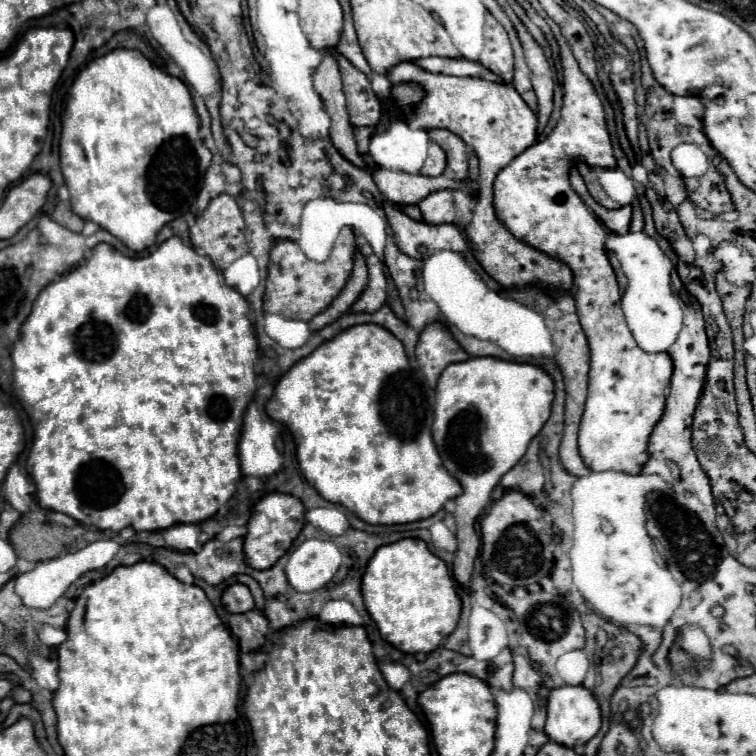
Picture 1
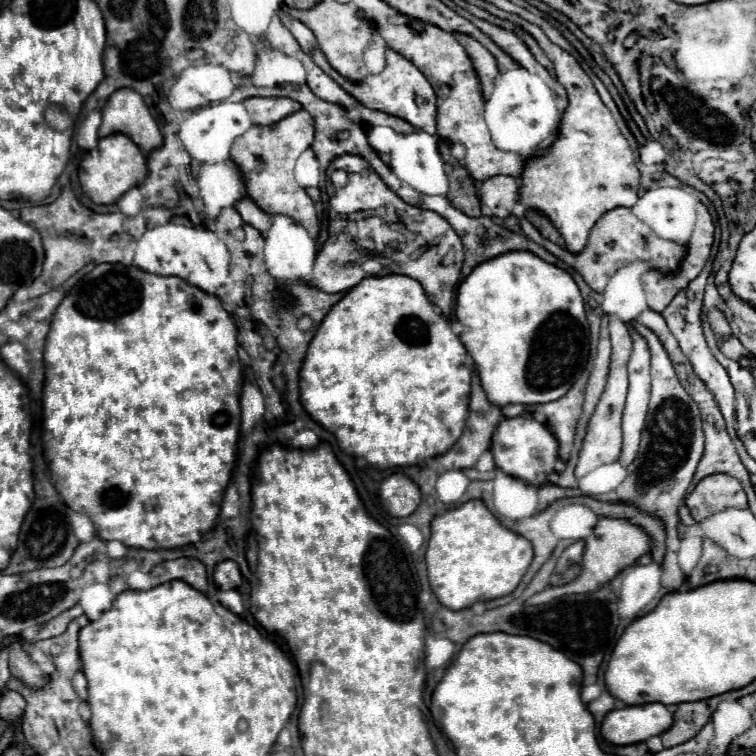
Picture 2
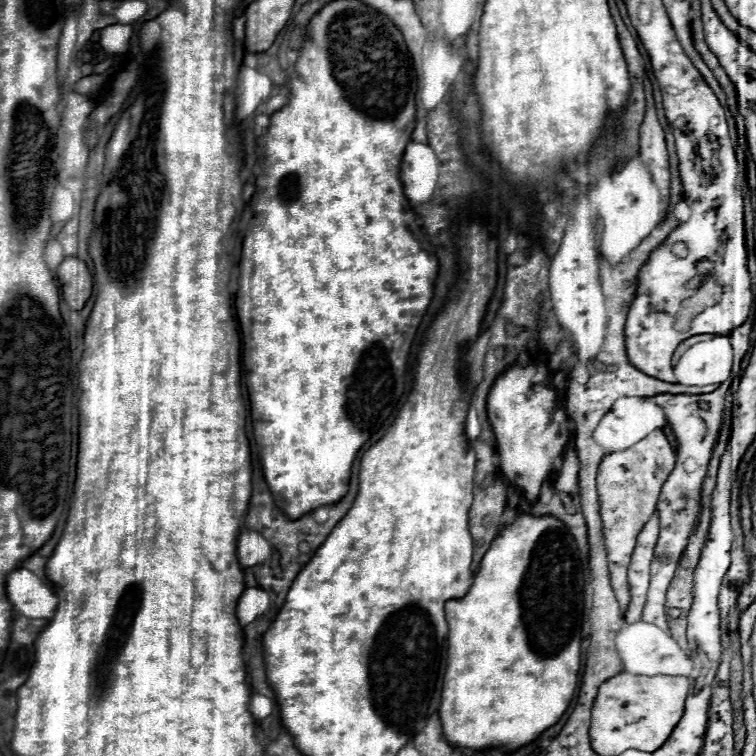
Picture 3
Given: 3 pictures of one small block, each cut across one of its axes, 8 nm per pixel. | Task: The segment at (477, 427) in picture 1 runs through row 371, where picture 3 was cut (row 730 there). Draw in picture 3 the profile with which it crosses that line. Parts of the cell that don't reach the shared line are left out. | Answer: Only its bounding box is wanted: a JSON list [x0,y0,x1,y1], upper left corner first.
[440,514,582,752]

